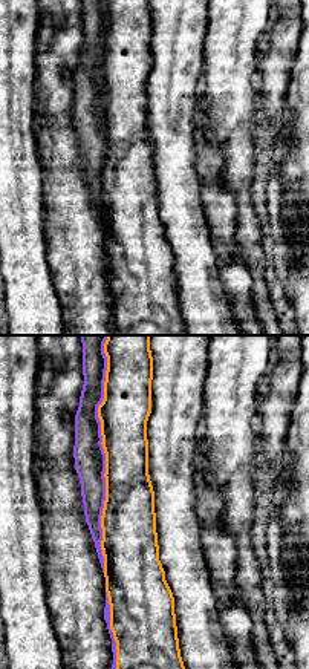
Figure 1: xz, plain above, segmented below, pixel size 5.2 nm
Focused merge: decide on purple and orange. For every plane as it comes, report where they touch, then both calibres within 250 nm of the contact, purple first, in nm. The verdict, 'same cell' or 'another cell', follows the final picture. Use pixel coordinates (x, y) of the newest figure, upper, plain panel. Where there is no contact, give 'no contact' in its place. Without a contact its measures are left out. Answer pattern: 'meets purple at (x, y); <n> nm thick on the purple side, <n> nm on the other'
meets purple at (104, 115); 160 nm thick on the purple side, 260 nm on the other

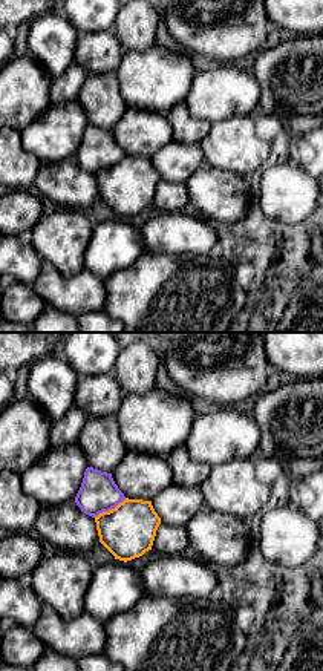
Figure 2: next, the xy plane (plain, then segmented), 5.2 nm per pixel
meets purple at (109, 166); 200 nm thick on the purple side, 280 nm on the other

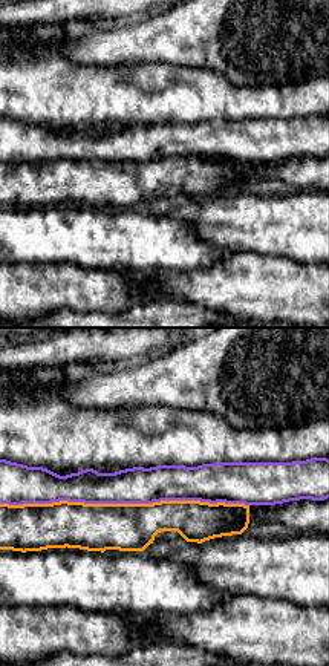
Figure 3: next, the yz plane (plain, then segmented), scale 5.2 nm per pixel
meets purple at (124, 159); 190 nm thick on the purple side, 260 nm on the other

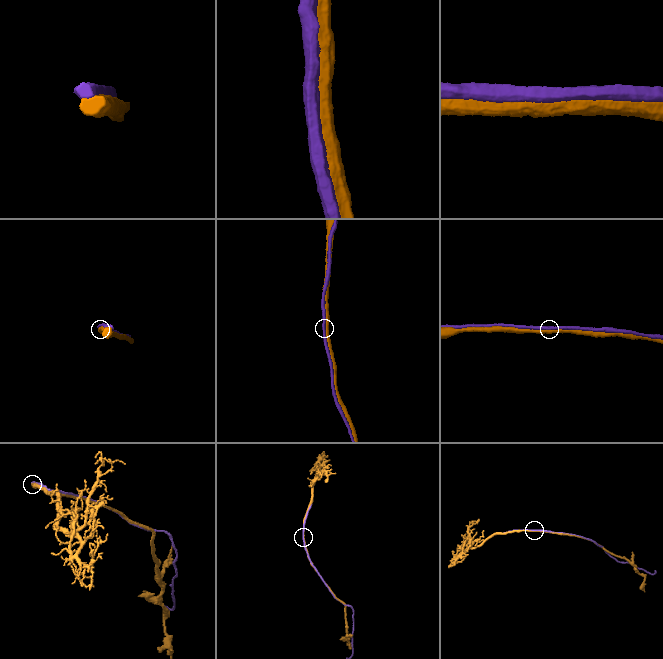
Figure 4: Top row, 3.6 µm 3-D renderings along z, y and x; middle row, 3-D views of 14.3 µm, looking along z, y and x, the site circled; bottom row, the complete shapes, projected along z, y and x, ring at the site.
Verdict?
same cell

